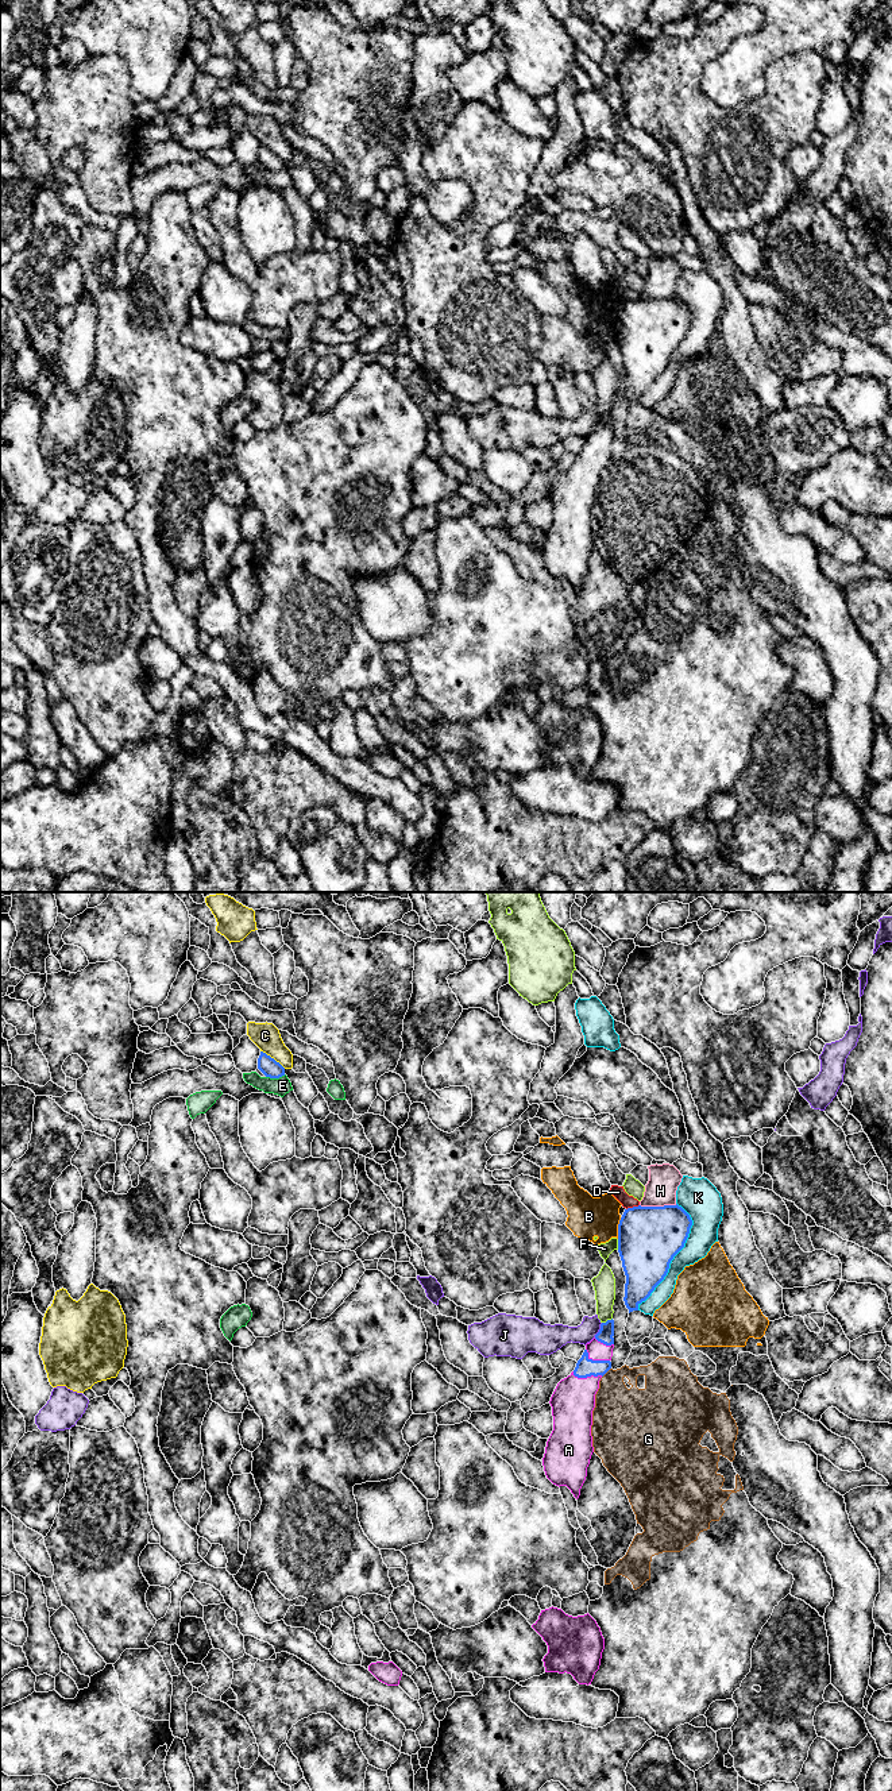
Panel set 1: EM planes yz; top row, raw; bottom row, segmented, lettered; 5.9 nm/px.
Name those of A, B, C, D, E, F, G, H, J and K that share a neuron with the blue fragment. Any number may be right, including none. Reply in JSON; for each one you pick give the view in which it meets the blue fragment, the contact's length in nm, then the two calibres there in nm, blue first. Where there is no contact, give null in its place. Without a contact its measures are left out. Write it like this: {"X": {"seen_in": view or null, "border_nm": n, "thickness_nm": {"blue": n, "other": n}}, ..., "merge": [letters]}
{"A": {"seen_in": "yz", "border_nm": 190, "thickness_nm": {"blue": 110, "other": 260}}, "merge": ["A"]}

